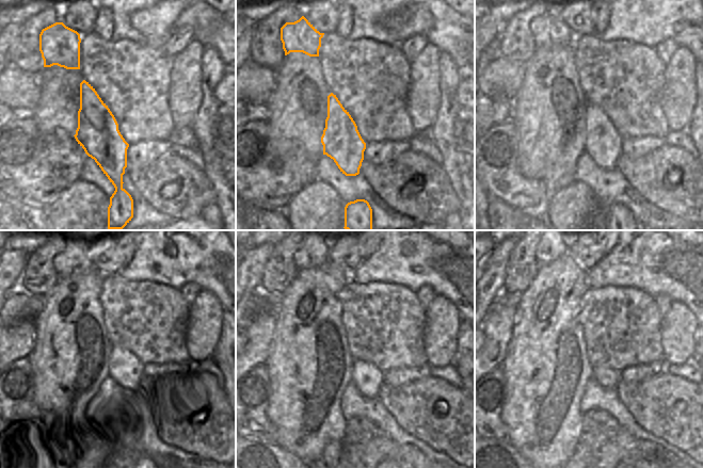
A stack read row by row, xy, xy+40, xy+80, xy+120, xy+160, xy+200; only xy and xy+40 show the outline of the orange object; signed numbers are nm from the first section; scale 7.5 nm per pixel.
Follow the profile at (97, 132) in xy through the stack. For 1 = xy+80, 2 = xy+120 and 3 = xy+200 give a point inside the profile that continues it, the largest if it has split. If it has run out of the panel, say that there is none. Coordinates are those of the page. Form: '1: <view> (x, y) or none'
1: xy+80 (603, 142)
2: xy+120 (126, 372)
3: xy+200 (608, 377)

